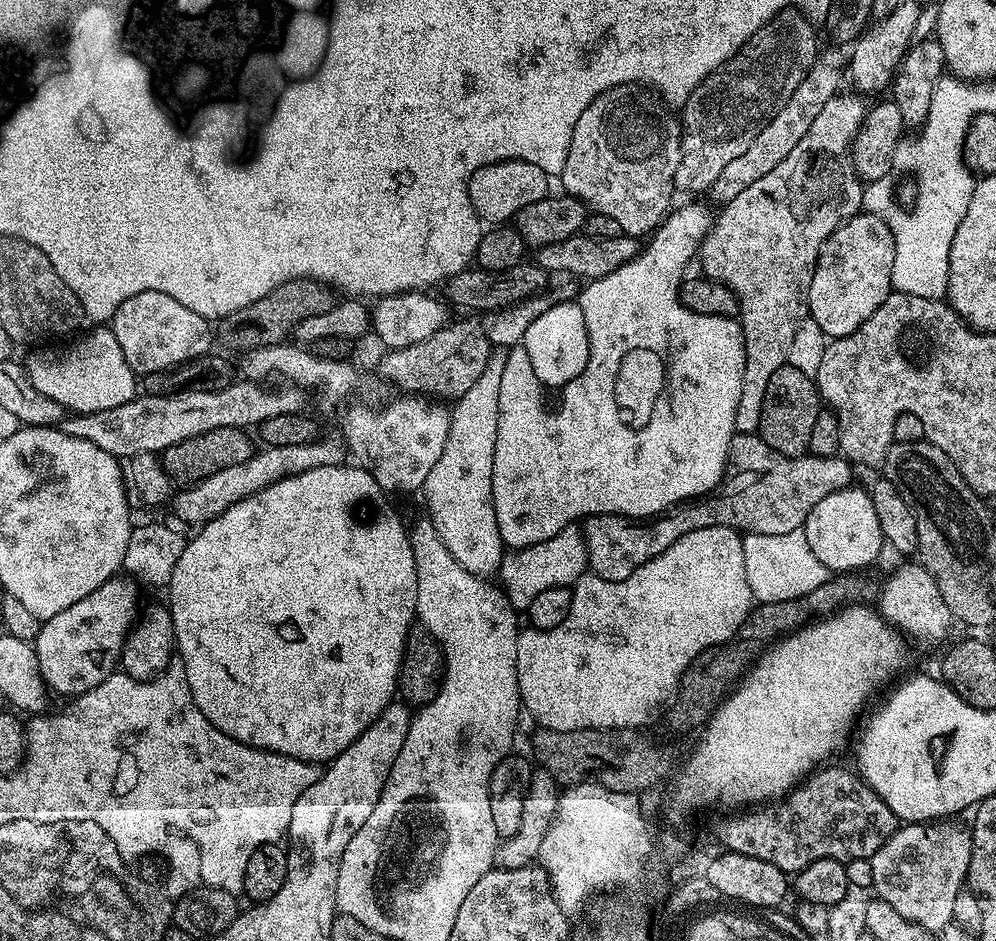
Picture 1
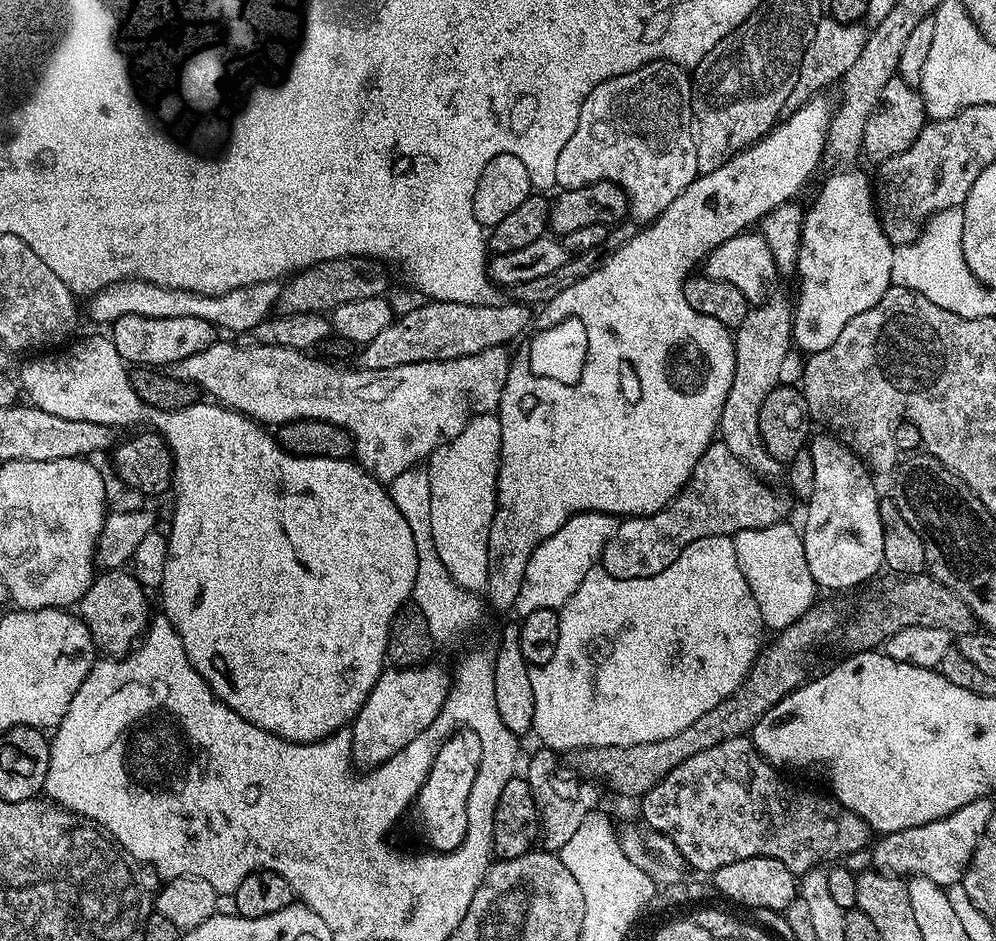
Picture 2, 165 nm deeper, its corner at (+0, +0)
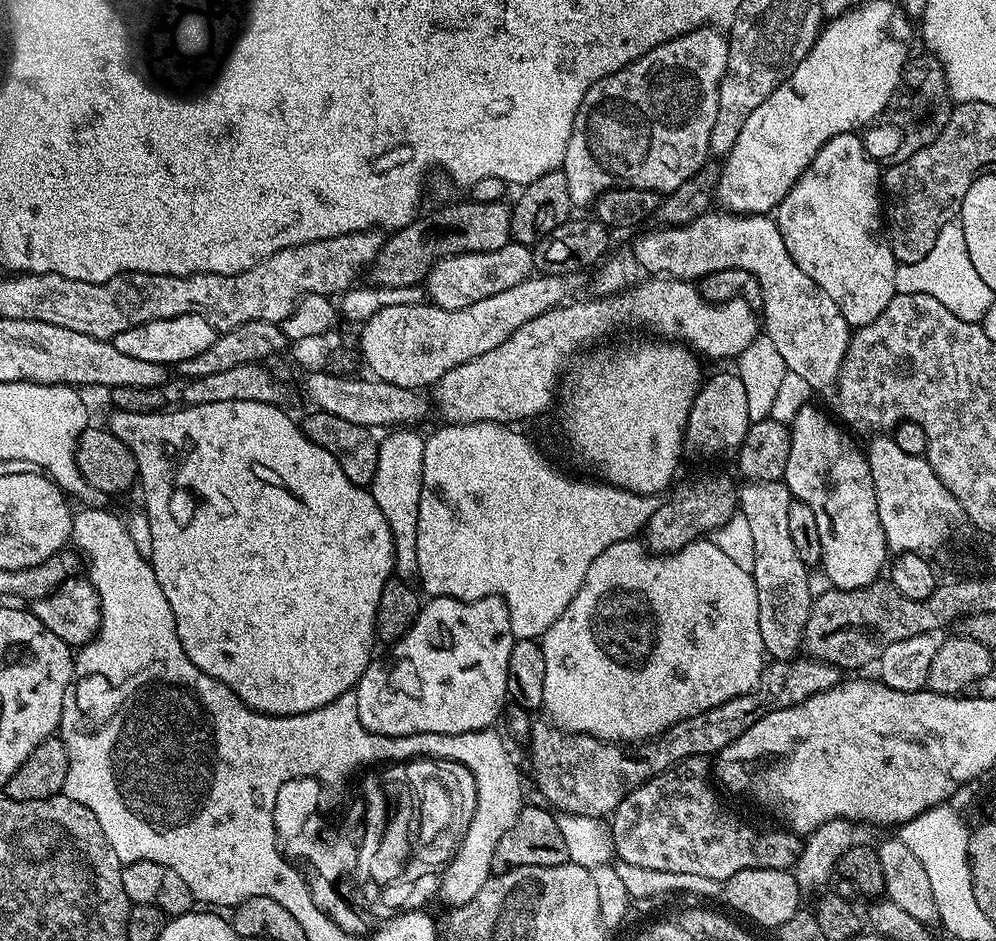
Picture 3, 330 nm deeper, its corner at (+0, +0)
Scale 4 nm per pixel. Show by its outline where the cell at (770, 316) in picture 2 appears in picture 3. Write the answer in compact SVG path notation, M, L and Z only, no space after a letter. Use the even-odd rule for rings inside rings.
M753 480L741 483L738 488L738 512L750 522L754 538L751 574L758 590L758 630L762 630L764 650L772 660L791 660L801 651L814 599L814 591L808 585L809 569L798 558L790 538L789 507L793 499L783 480Z

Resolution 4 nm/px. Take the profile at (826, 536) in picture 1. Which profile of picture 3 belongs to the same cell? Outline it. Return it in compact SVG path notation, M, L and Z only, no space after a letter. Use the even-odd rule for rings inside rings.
M812 404L802 405L793 414L790 419L790 458L786 458L783 481L795 499L814 510L822 544L819 567L824 568L827 583L849 592L881 579L883 572L880 571L883 568L885 571L890 553L878 518L878 498L867 455L861 445L859 448L847 436L849 433L829 416Z

